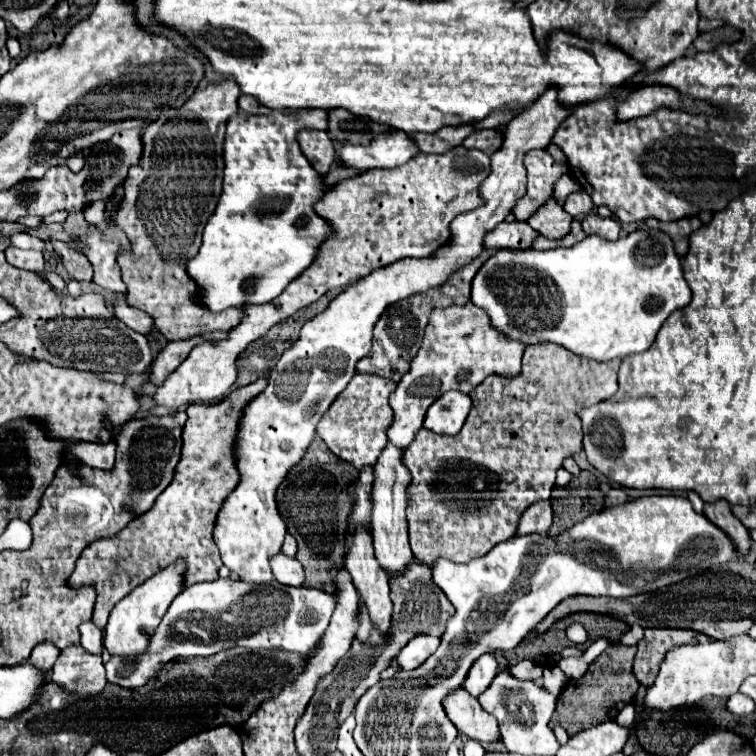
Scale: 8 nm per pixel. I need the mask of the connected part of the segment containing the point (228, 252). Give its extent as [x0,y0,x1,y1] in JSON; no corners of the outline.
[186,112,332,312]

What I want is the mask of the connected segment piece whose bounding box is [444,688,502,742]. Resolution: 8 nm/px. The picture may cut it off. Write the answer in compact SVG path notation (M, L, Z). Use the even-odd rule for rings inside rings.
M464 688L456 690L448 696L448 700L444 700L444 710L460 734L466 734L476 742L500 742L502 736L498 722L484 712L480 702L472 700Z

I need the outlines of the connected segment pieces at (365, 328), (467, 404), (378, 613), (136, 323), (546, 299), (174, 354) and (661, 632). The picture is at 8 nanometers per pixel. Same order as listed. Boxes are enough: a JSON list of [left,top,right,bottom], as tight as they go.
[[214,88,570,584],[424,392,472,436],[346,526,392,630],[114,294,154,336],[472,230,690,362],[150,332,226,386],[634,628,712,686]]

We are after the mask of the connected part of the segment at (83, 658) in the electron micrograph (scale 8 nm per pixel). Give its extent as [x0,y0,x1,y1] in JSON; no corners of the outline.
[52,644,106,694]

